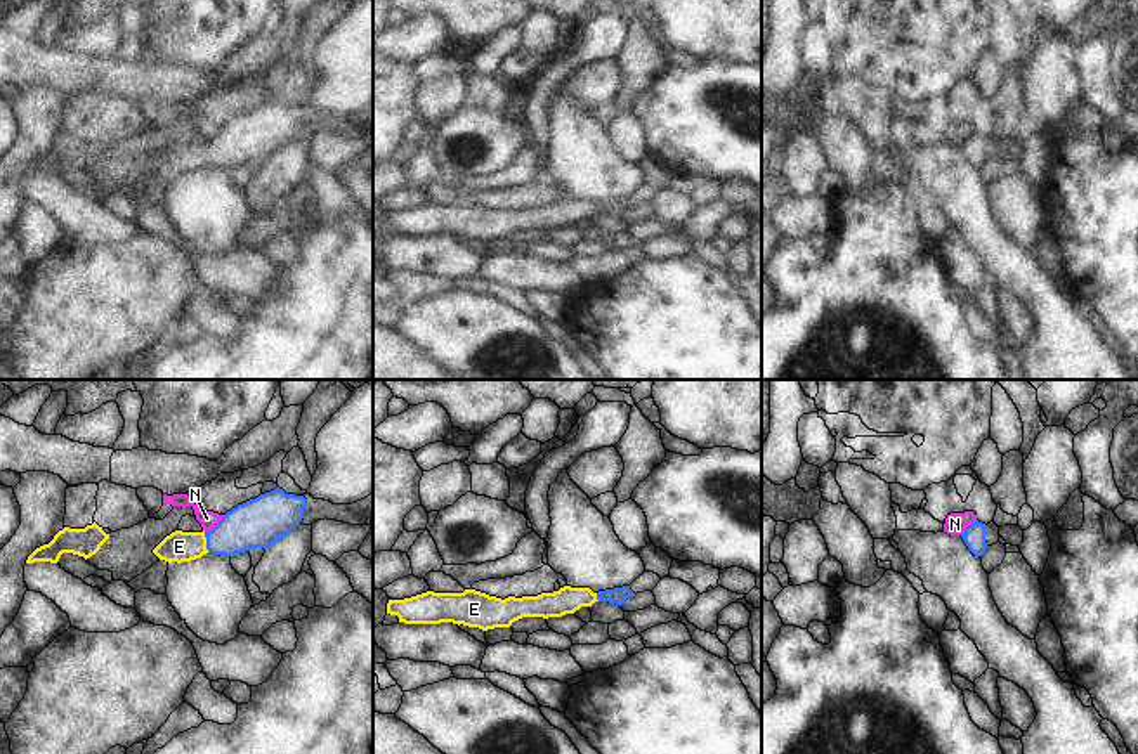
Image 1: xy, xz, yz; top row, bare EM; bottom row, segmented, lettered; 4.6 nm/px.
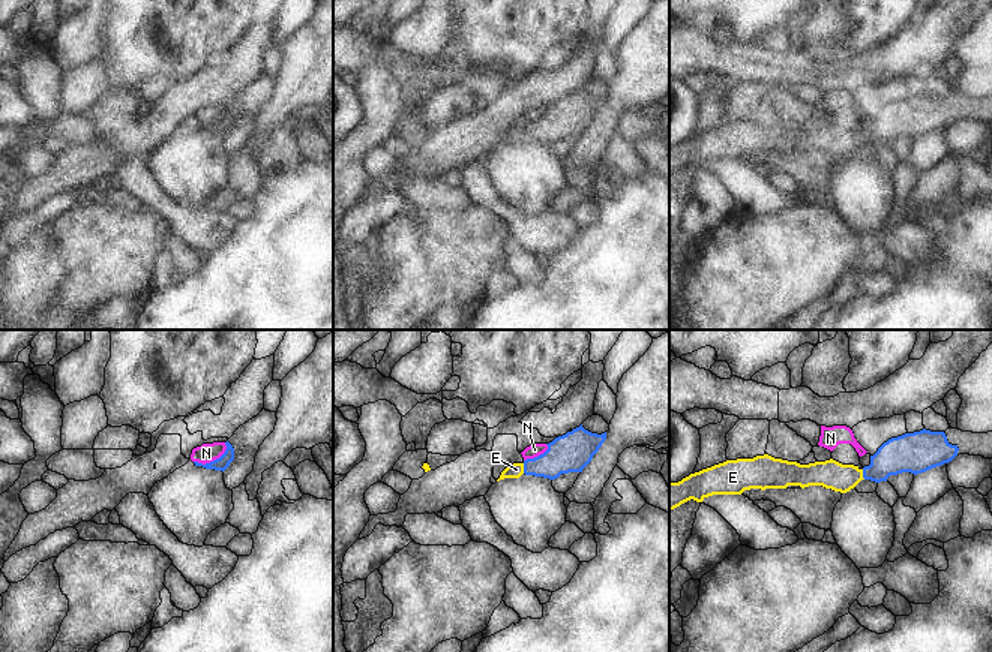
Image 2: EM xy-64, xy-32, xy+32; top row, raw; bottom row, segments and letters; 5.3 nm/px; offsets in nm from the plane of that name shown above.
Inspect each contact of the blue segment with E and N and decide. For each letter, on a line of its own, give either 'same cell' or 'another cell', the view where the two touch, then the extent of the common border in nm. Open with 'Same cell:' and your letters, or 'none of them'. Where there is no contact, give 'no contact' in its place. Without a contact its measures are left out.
Same cell: E
E: same cell; meets blue in xy; contact 100 nm long
N: another cell; meets blue in xy; contact 130 nm long

